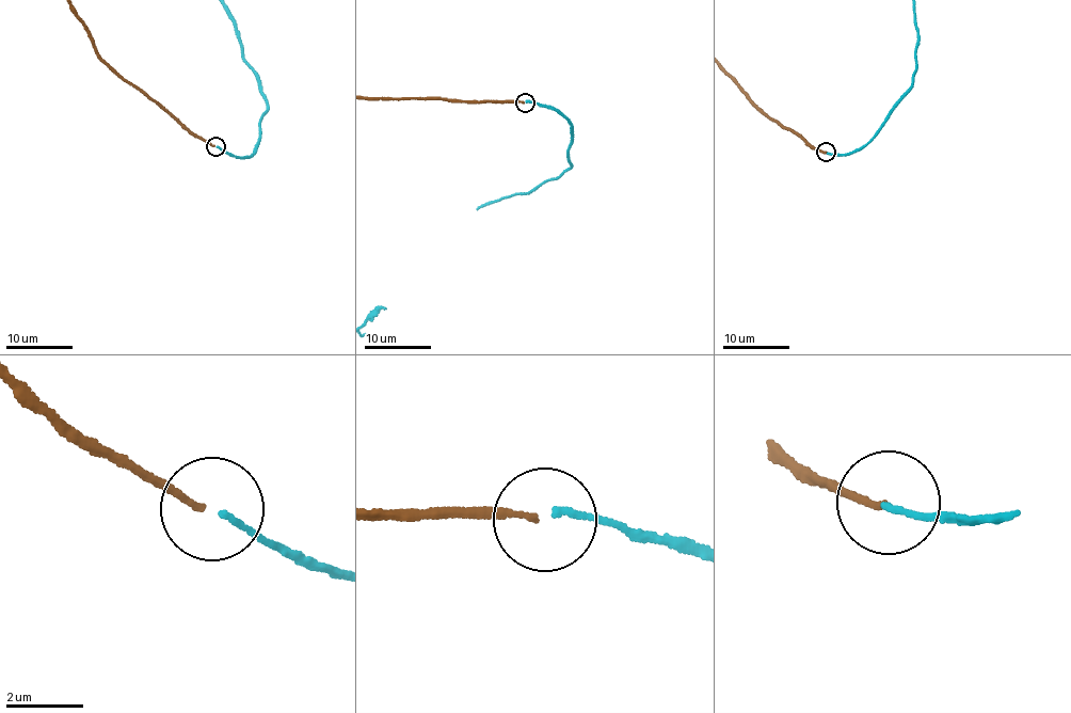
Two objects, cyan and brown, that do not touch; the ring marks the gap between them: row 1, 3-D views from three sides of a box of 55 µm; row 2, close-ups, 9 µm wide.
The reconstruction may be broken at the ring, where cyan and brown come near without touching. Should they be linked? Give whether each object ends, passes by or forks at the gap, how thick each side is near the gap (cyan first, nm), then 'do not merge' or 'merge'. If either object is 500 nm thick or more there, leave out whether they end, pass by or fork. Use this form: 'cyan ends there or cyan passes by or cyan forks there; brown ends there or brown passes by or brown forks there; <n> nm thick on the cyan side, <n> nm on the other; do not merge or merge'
cyan ends there; brown ends there; 150 nm thick on the cyan side, 140 nm on the other; do not merge

